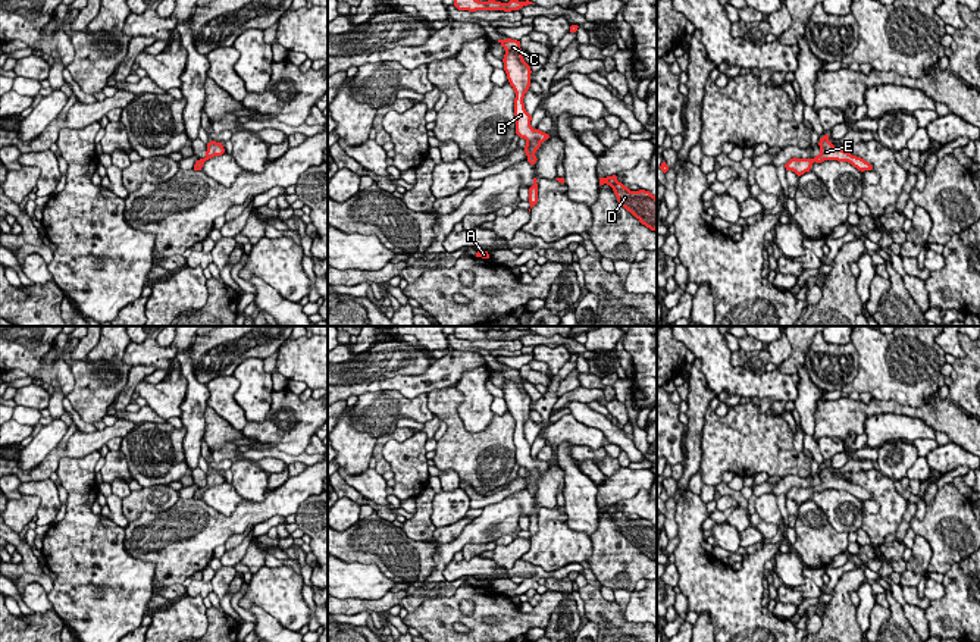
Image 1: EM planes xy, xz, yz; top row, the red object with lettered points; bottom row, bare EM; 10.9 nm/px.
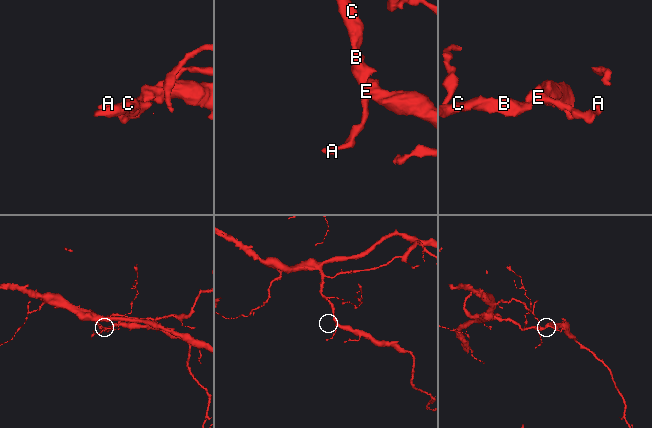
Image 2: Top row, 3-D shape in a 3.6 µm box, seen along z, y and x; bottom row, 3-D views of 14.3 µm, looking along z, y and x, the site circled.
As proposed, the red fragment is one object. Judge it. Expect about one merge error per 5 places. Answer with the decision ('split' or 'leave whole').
leave whole

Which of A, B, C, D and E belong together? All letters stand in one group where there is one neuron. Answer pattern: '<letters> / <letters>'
A B C D E

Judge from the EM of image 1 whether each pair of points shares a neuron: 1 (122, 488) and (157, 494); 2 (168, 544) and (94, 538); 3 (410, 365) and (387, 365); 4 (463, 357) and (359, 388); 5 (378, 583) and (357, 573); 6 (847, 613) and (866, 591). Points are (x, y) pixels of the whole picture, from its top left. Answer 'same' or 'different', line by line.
1: different
2: different
3: same
4: same
5: same
6: different

